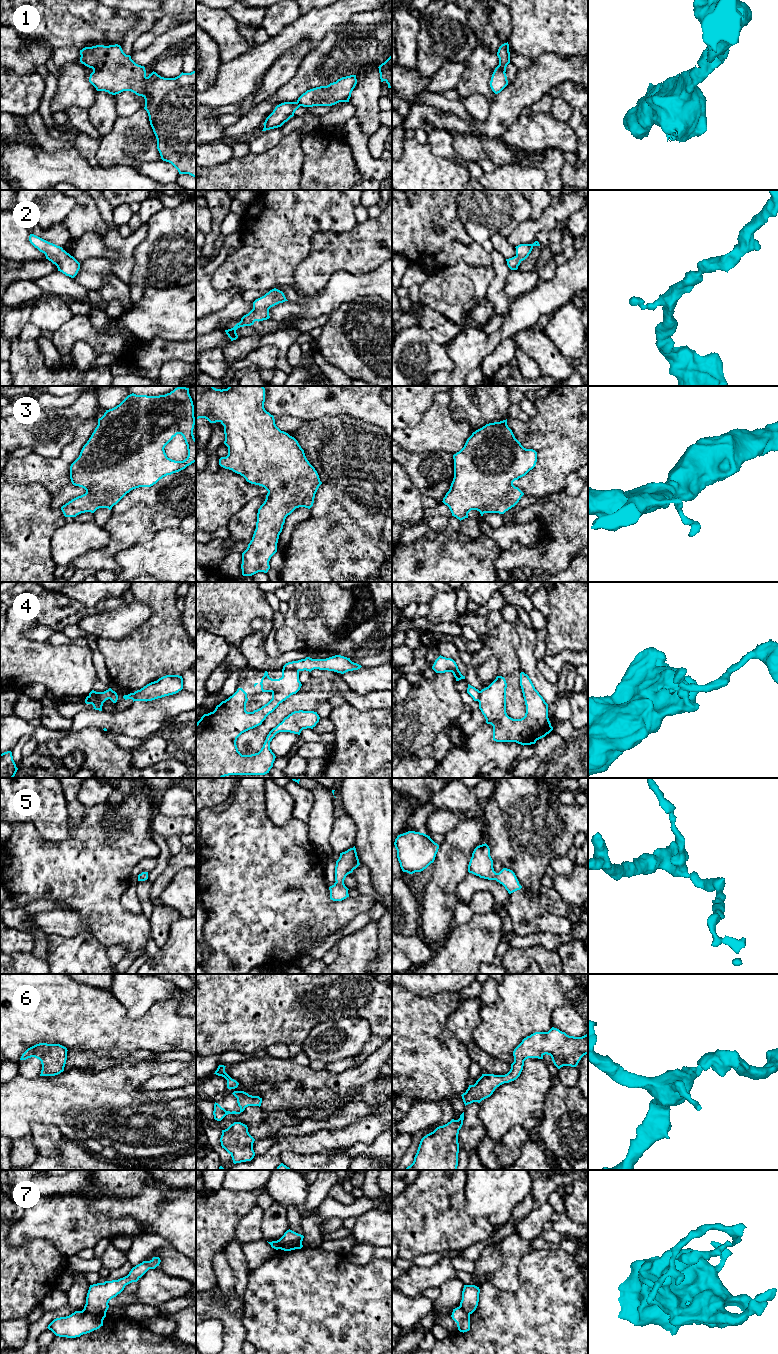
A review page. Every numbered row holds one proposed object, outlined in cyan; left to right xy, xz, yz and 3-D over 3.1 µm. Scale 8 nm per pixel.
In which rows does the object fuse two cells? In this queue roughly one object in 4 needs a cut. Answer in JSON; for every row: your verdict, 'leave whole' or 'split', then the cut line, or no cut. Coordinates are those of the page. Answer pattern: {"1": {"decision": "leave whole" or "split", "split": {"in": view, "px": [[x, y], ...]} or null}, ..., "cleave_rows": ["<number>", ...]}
{"1": {"decision": "leave whole", "split": null}, "2": {"decision": "leave whole", "split": null}, "3": {"decision": "leave whole", "split": null}, "4": {"decision": "split", "split": {"in": "xz", "px": [[283, 668], [294, 668], [298, 671]]}}, "5": {"decision": "leave whole", "split": null}, "6": {"decision": "leave whole", "split": null}, "7": {"decision": "split", "split": {"in": "xy", "px": [[83, 1309], [89, 1312], [105, 1314]]}}, "cleave_rows": ["4", "7"]}

